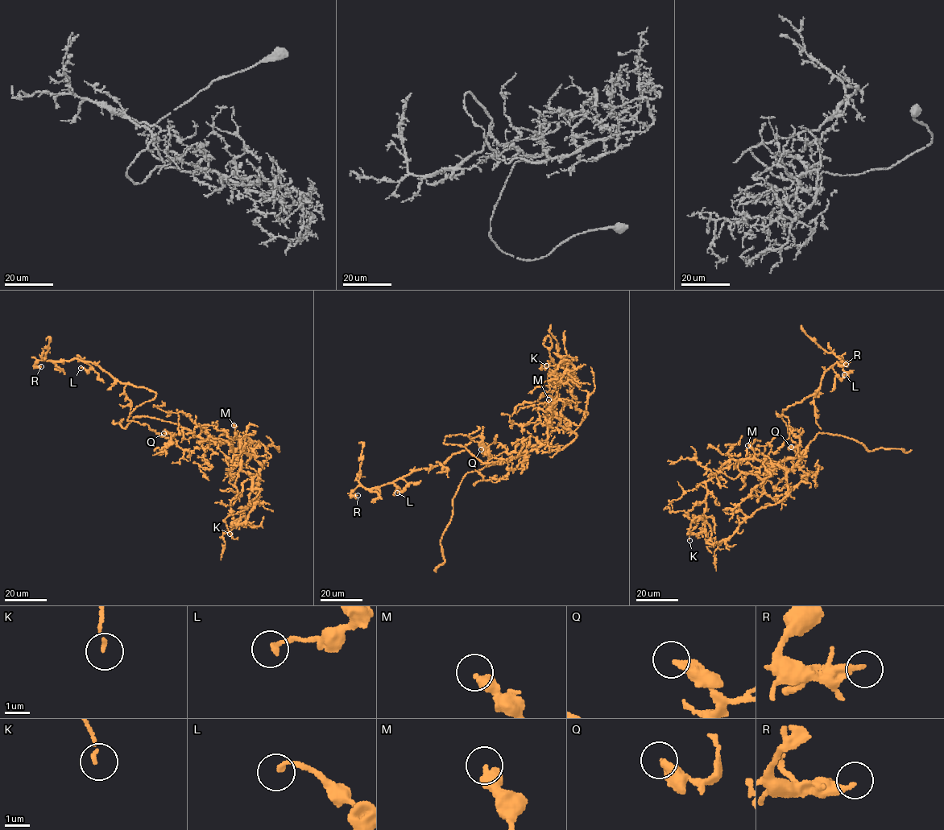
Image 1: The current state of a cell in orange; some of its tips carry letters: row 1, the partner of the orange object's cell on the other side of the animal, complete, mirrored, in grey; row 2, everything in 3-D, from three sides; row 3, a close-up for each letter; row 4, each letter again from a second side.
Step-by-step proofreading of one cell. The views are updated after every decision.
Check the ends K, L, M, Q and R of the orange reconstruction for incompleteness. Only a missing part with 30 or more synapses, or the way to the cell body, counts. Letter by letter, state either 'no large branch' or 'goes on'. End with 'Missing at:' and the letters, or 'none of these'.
K: no large branch
L: no large branch
M: no large branch
Q: no large branch
R: no large branch
Missing at: none of these

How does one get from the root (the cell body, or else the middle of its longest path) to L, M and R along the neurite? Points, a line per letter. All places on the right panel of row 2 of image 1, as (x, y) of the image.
L: (797, 447), (781, 418), (783, 410), (816, 394), (823, 375), (830, 367), (840, 377), (844, 374)
M: (797, 447), (804, 456), (805, 450), (800, 461), (788, 470), (758, 460), (747, 445)
R: (797, 447), (781, 418), (783, 410), (816, 394), (826, 371), (841, 361), (838, 357), (846, 364)

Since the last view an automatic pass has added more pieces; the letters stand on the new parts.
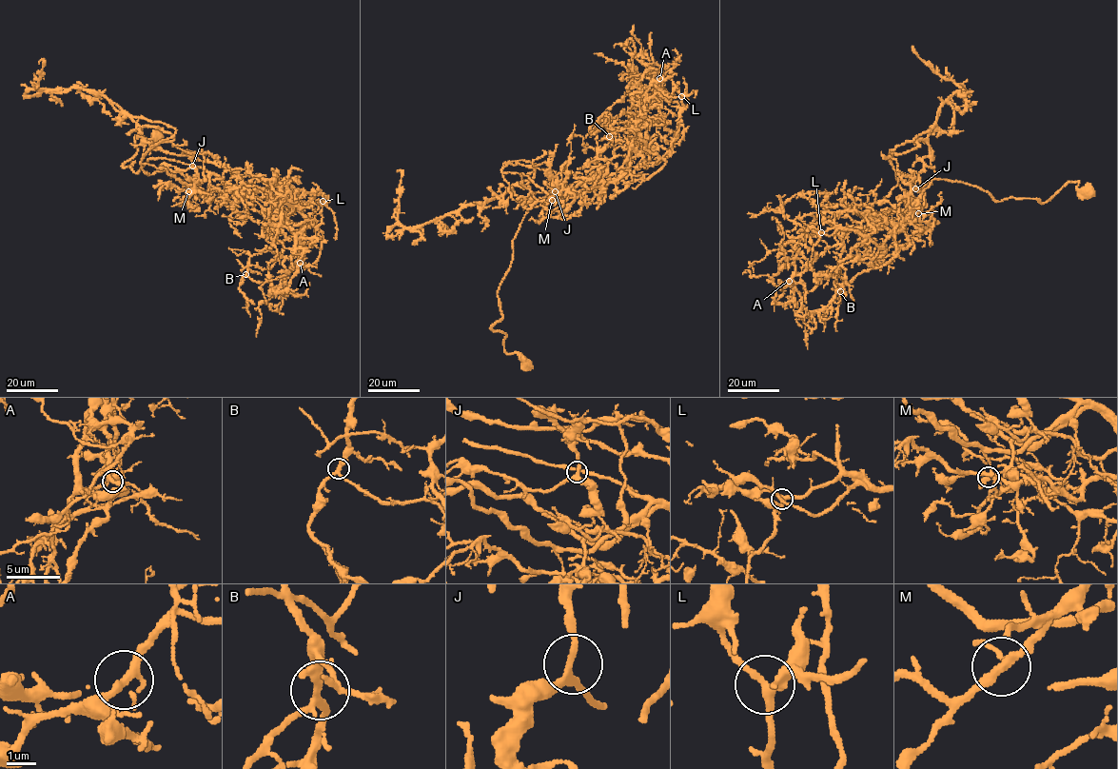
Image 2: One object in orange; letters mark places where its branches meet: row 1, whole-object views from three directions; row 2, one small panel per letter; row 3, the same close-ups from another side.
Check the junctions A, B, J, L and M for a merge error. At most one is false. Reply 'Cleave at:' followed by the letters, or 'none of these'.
Cleave at: A

